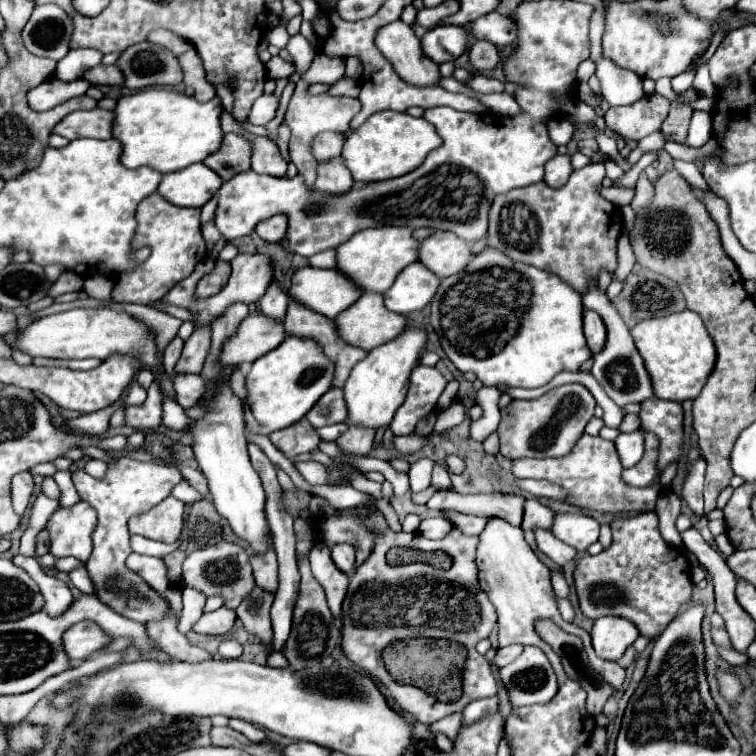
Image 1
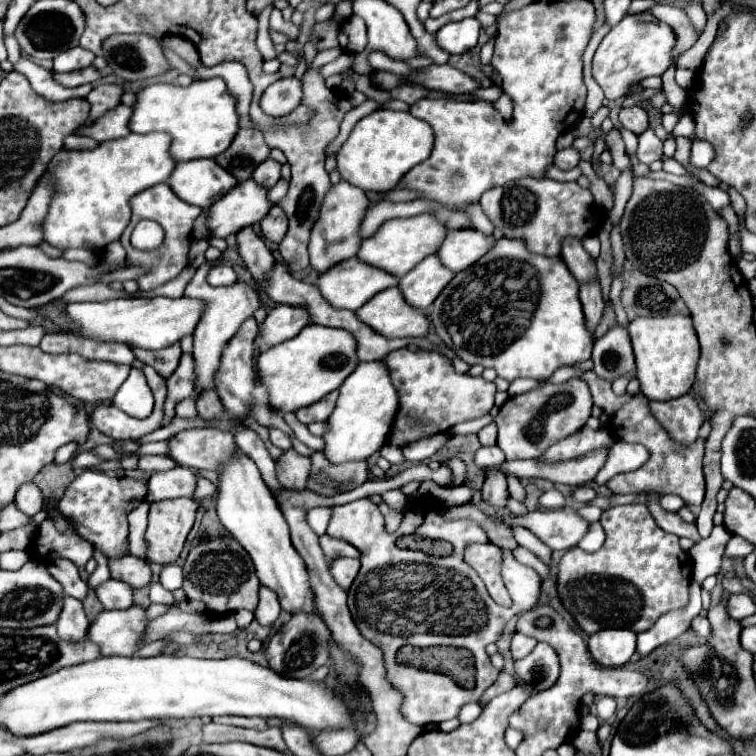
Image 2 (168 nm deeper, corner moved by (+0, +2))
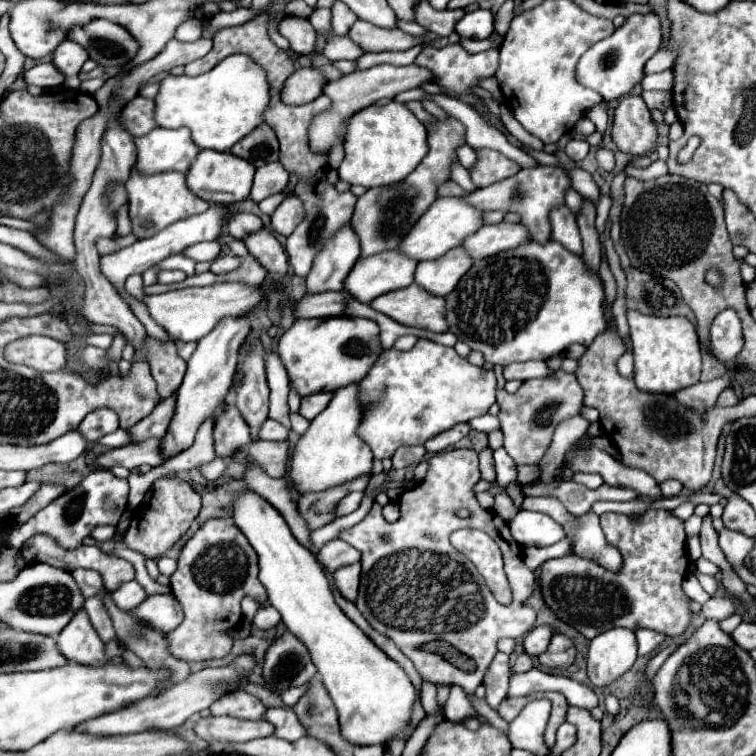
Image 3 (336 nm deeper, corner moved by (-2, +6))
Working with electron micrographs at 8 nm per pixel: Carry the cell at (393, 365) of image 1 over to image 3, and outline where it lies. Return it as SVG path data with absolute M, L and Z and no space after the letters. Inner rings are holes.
M356 383L338 389L330 405L310 423L308 431L298 439L296 447L292 449L288 463L290 465L288 481L298 493L326 491L330 487L338 487L346 481L372 473L372 451L356 435L360 417L362 417L362 405L358 401Z

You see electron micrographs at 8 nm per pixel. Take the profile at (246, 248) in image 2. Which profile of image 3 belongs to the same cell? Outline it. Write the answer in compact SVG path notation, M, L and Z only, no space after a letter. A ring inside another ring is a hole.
M232 211L230 217L228 217L228 221L226 221L226 227L228 227L228 233L234 239L244 239L246 235L258 231L262 227L262 221L260 221L260 217L252 215L252 213Z

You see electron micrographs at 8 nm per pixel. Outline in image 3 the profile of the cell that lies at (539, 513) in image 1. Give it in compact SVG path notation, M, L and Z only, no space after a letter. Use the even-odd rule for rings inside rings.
M558 369L542 379L526 379L516 395L498 389L496 401L500 405L498 419L502 423L506 453L514 459L516 465L536 465L544 457L556 425L562 419L578 415L582 407L582 387L578 385L574 373Z

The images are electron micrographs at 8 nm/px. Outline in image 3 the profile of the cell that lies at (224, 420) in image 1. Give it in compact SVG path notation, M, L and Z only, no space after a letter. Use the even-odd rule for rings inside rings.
M244 491L234 503L234 523L238 525L238 529L246 535L246 539L258 553L260 581L268 589L270 605L280 611L282 623L286 625L286 629L290 633L296 633L296 637L306 645L306 649L310 649L310 657L322 677L322 683L328 689L338 709L342 737L354 745L372 745L372 743L362 743L362 741L382 741L378 745L386 745L392 739L408 739L414 731L412 707L420 699L420 691L412 685L406 671L396 661L392 661L386 653L382 653L374 645L374 641L370 641L370 637L366 637L366 633L362 633L362 629L358 629L338 609L334 595L330 591L330 581L326 579L322 567L318 565L316 557L294 539L284 517L258 493Z

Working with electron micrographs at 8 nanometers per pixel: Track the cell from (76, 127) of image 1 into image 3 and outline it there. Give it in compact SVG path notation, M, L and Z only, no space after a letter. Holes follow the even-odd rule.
M134 97L122 111L122 125L134 135L142 137L158 127L154 121L154 101L146 97Z

